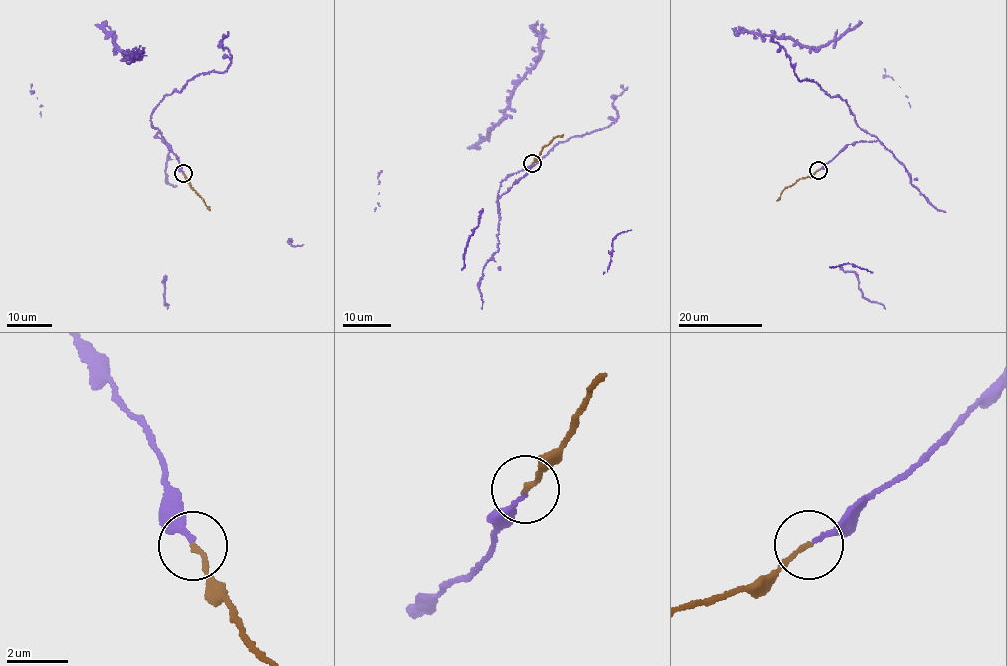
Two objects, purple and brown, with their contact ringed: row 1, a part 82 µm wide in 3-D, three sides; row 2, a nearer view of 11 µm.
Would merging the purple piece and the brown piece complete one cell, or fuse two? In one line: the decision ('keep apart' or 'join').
join

